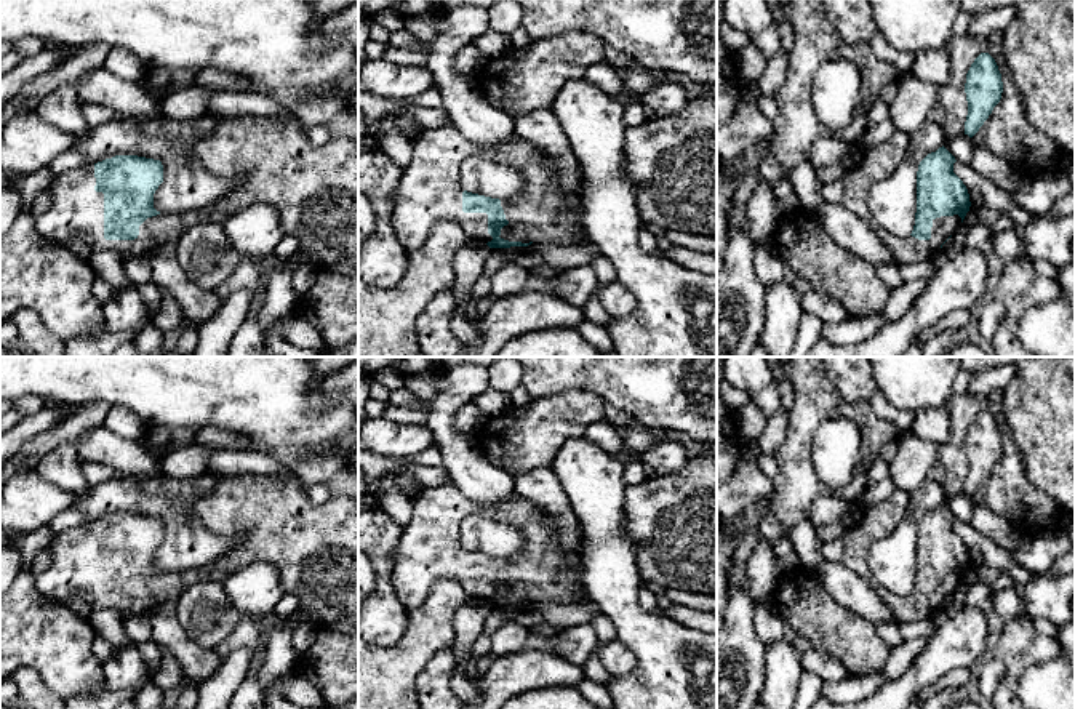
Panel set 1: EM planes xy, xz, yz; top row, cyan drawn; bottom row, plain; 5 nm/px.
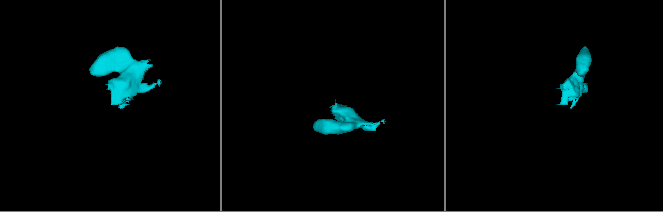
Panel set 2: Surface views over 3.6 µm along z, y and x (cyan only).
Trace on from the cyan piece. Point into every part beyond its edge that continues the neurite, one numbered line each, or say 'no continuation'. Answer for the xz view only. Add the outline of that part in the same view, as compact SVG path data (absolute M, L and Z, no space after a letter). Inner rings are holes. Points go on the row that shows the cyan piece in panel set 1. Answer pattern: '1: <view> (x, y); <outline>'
1: xz (429, 191); M451 123L424 130L413 141L413 157L398 184L398 202L394 206L392 229L398 242L411 253L421 248L440 221L456 222L467 235L483 243L488 234L486 213L462 211L461 163L469 157L488 157L523 171L525 184L514 198L501 200L507 226L501 238L534 242L538 230L557 227L560 221L584 221L581 189L563 194L558 173L550 158L531 147L518 134L501 146L485 147L466 139Z

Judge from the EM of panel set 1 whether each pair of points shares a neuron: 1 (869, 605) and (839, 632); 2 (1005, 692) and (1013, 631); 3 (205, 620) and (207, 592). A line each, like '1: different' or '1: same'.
1: different
2: same
3: same

